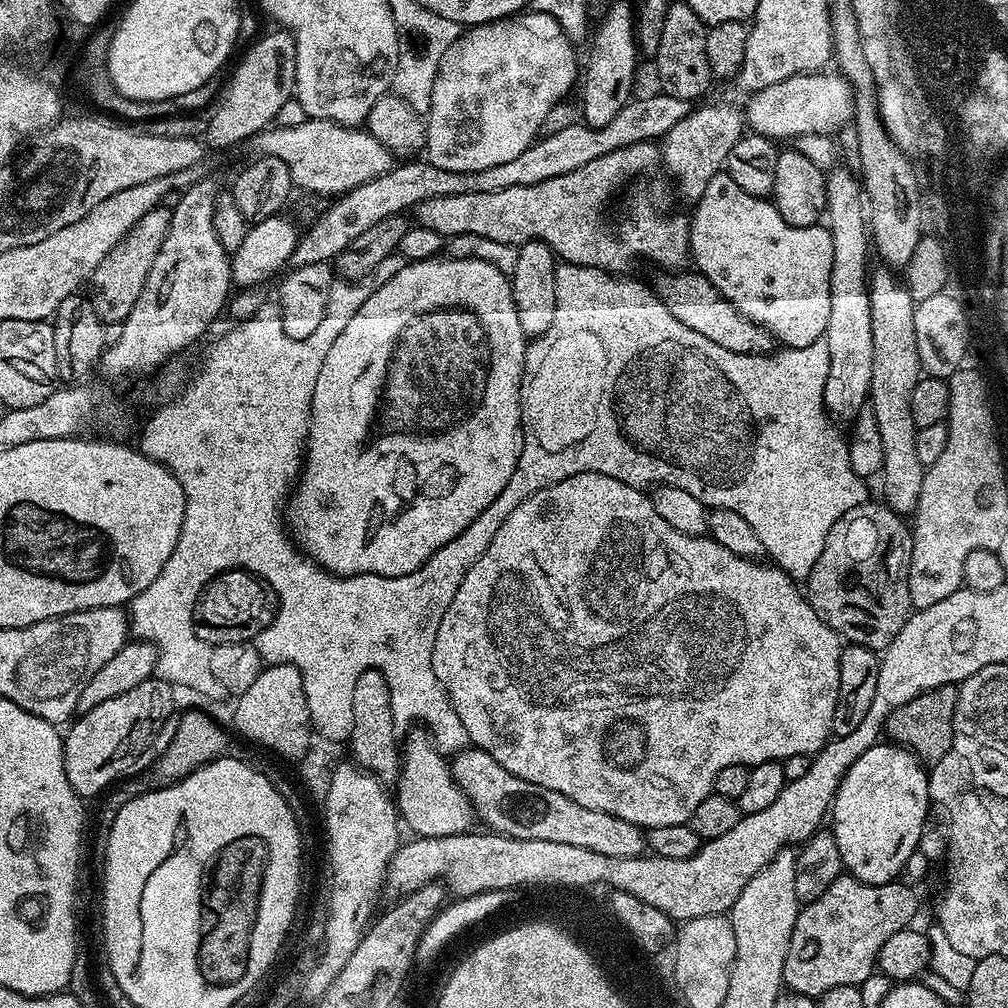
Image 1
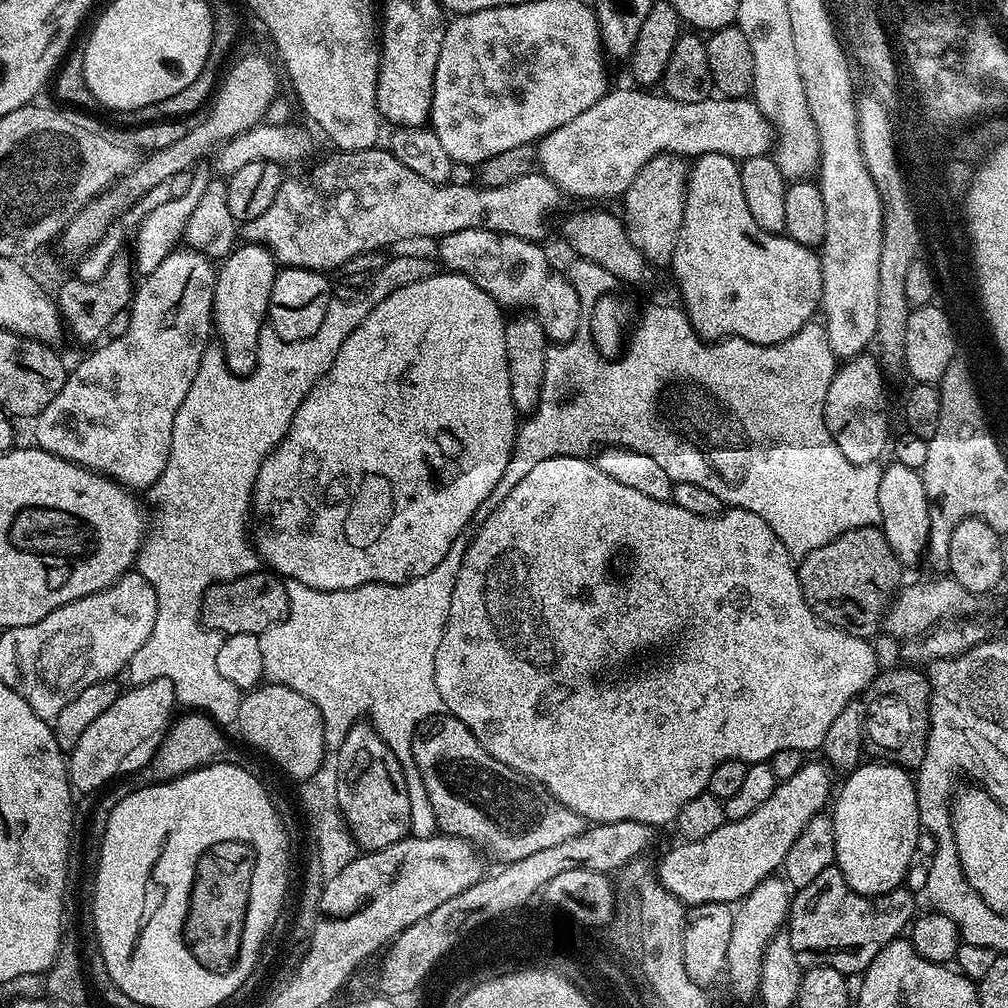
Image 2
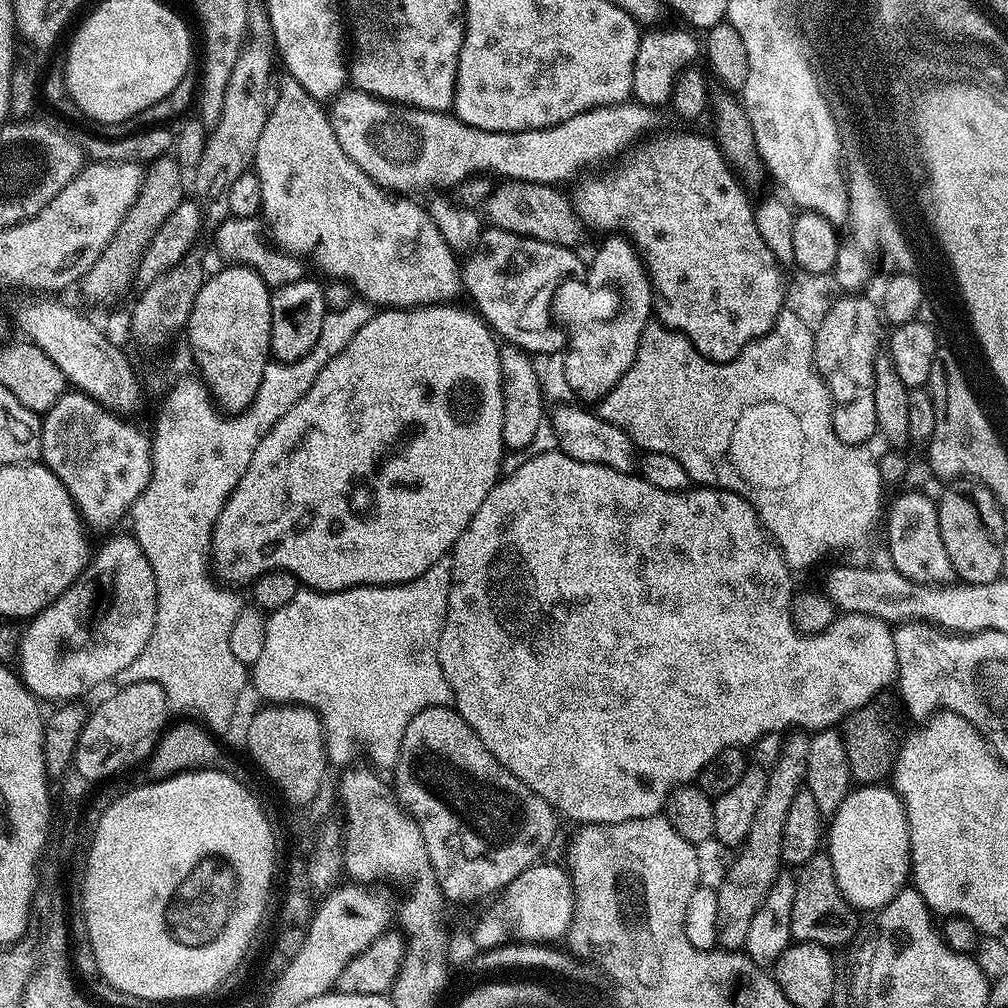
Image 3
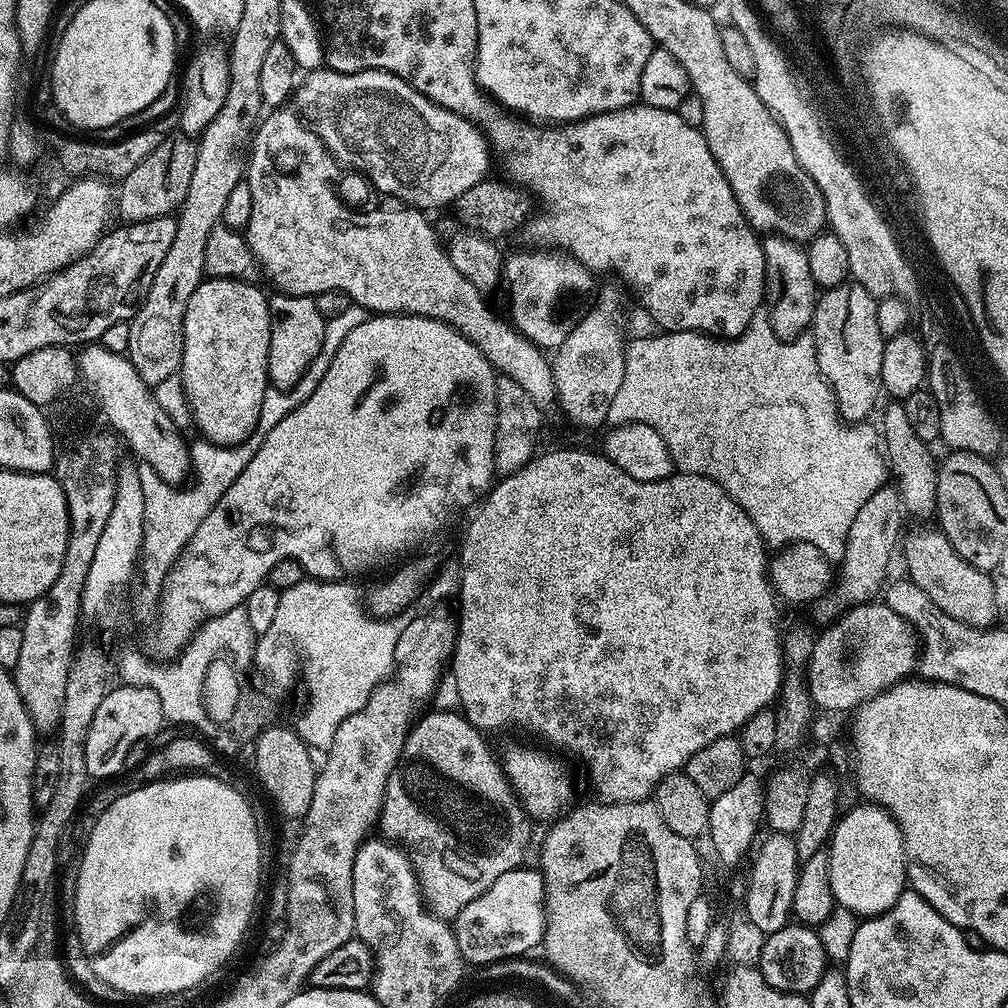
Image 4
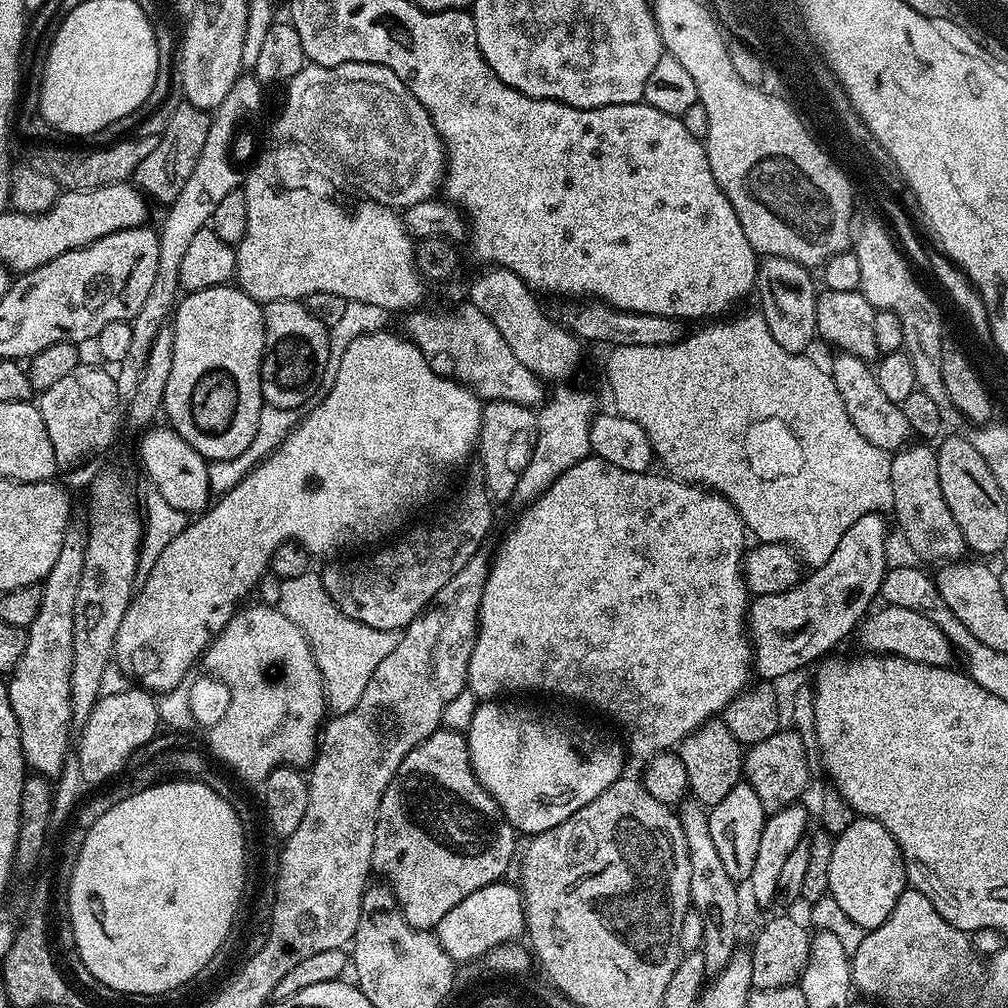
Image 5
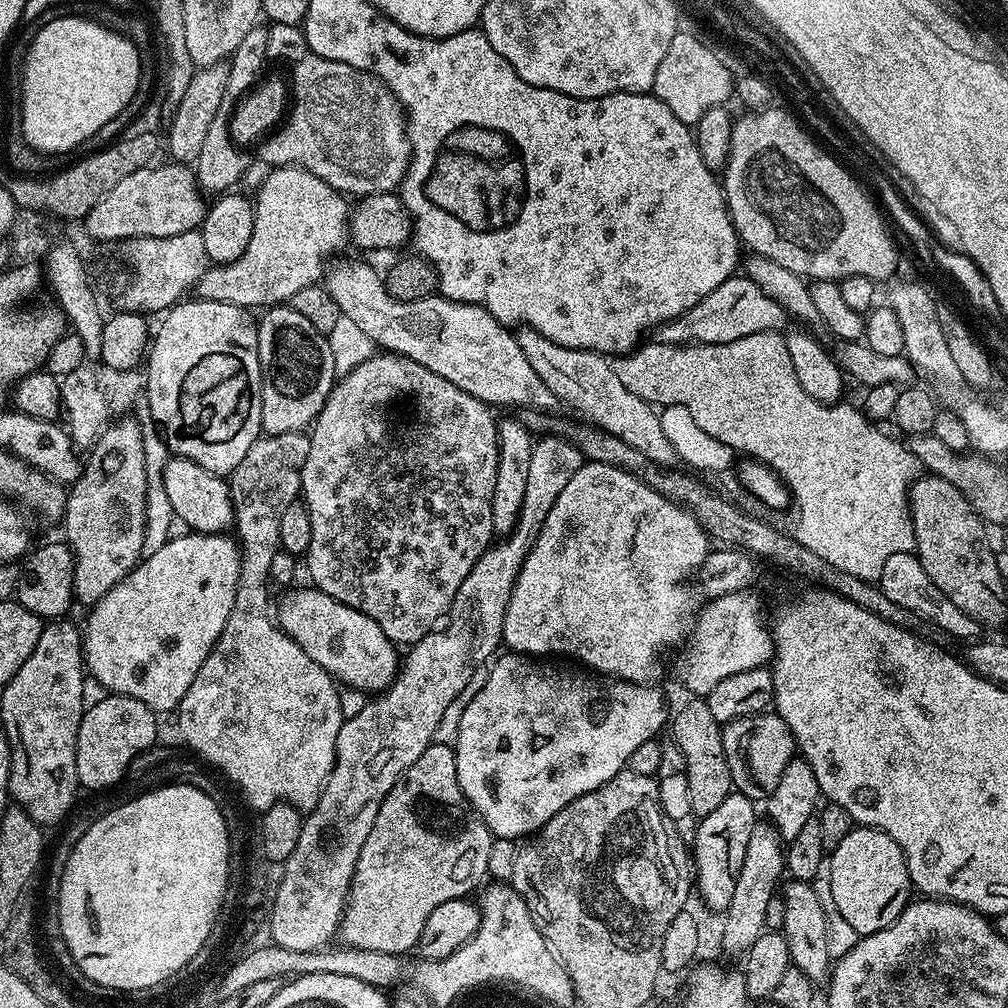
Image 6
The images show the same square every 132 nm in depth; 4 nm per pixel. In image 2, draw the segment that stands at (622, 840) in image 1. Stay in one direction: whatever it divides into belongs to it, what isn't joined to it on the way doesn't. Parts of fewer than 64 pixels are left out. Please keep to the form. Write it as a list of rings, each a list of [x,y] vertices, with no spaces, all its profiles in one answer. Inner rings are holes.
[[[441,714],[419,724],[412,736],[412,761],[420,772],[422,792],[428,795],[432,816],[440,827],[437,829],[443,835],[470,841],[489,857],[497,856],[500,862],[530,858],[530,854],[538,854],[538,850],[546,850],[549,846],[558,846],[560,842],[567,842],[585,830],[583,816],[570,810],[570,806],[562,806],[562,802],[558,802],[558,798],[554,798],[554,794],[550,794],[538,782],[518,774],[518,770],[506,766],[506,762],[498,762],[498,758],[489,754],[482,742],[470,734],[467,726],[453,716]]]

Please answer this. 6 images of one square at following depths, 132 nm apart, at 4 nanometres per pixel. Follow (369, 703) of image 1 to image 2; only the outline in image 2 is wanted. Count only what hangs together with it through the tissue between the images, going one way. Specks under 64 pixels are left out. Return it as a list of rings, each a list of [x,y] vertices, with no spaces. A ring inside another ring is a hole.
[[[356,723],[348,731],[346,738],[342,738],[342,746],[335,749],[334,755],[337,758],[338,770],[338,806],[341,807],[344,821],[356,844],[364,850],[385,848],[409,835],[413,831],[413,793],[406,786],[406,774],[398,758],[394,758],[394,750],[386,746],[386,742],[377,734],[371,723]]]

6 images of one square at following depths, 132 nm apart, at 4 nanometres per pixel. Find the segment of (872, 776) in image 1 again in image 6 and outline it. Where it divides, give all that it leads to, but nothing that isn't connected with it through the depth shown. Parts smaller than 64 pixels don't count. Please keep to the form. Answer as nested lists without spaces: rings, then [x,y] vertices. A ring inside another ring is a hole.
[[[853,827],[830,853],[827,872],[826,883],[832,888],[834,906],[838,906],[842,918],[846,918],[860,936],[869,936],[890,926],[910,902],[908,892],[913,891],[912,879],[908,876],[902,850],[890,834],[879,832],[877,828]]]

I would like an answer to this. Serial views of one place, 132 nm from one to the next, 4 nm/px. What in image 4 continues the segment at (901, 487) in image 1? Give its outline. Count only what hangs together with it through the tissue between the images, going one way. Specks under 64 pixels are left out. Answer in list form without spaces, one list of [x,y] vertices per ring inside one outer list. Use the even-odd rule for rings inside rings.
[[[939,527],[910,528],[903,533],[902,543],[898,548],[899,559],[900,556],[904,559],[904,568],[908,571],[905,572],[907,579],[916,583],[918,590],[922,590],[922,594],[926,594],[926,598],[930,598],[930,602],[934,602],[934,606],[938,606],[946,614],[950,614],[950,618],[968,624],[971,628],[986,628],[995,625],[997,623],[996,588],[992,585],[993,577],[989,573],[965,563],[944,537],[944,533],[940,531]]]

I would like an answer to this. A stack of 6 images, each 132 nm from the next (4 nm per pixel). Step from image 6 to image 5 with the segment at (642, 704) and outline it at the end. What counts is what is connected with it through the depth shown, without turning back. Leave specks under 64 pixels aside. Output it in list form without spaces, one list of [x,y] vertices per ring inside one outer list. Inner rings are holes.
[[[496,698],[477,703],[477,708],[472,712],[472,721],[466,727],[466,739],[474,774],[492,795],[494,802],[498,802],[504,819],[512,823],[517,833],[545,832],[558,826],[558,822],[566,822],[570,814],[582,810],[586,802],[594,802],[594,798],[598,798],[602,790],[621,779],[623,772],[620,771],[624,768],[624,756],[626,757],[621,745],[620,749],[608,740],[599,740],[588,728],[571,728],[532,708],[504,703],[508,702]]]

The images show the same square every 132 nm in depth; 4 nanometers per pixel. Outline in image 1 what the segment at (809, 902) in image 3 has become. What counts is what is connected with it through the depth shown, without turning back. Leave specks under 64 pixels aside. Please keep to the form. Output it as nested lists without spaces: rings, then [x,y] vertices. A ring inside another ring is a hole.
[[[847,874],[834,878],[834,882],[830,882],[829,888],[821,896],[800,909],[794,922],[794,934],[790,938],[790,950],[786,950],[784,984],[791,991],[813,998],[834,990],[834,986],[863,985],[863,980],[872,971],[877,971],[879,951],[886,940],[913,923],[912,919],[916,916],[916,896],[911,891],[915,892],[904,882],[867,884]]]

